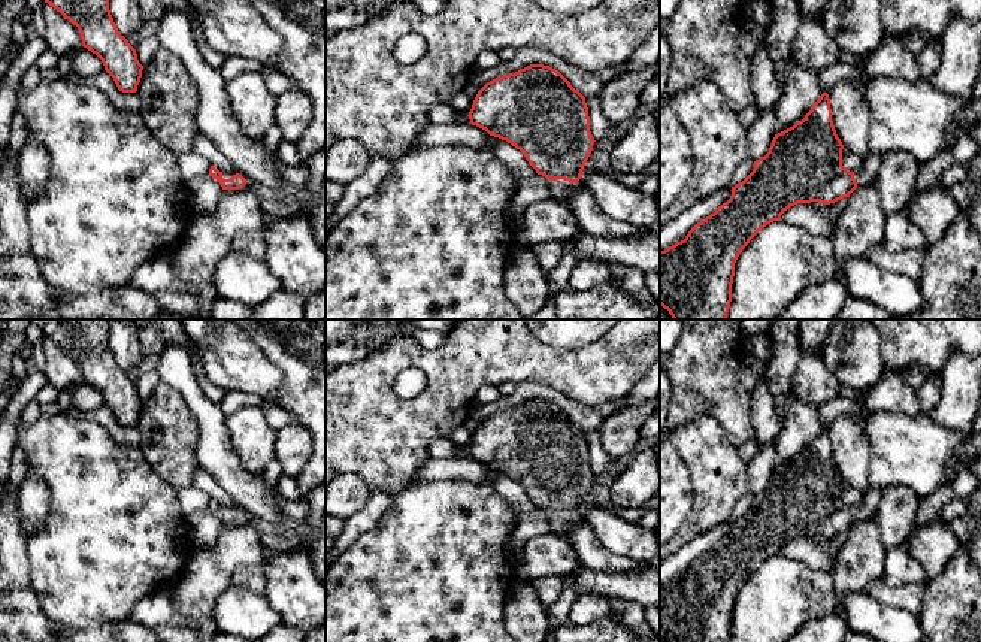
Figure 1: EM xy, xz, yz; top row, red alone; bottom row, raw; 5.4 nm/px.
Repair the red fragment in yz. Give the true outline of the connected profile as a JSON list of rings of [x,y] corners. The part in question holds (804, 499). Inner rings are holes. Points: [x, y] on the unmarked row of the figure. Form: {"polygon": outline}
{"polygon": [[[823,427],[802,455],[775,469],[769,487],[754,496],[753,506],[742,517],[732,521],[732,530],[726,537],[697,557],[684,575],[660,585],[660,639],[663,642],[730,642],[735,597],[762,563],[779,555],[790,540],[811,536],[830,539],[850,532],[857,521],[873,517],[884,488],[871,488],[856,506],[850,506],[842,500],[842,484],[844,479],[832,455],[829,428]]]}

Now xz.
{"polygon": [[[530,399],[487,417],[469,454],[520,484],[551,515],[551,533],[564,536],[576,526],[596,475],[585,431],[558,405]]]}

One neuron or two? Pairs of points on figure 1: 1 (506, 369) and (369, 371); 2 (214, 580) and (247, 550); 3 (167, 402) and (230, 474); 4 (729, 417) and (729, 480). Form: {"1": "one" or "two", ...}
{"1": "one", "2": "one", "3": "two", "4": "two"}

